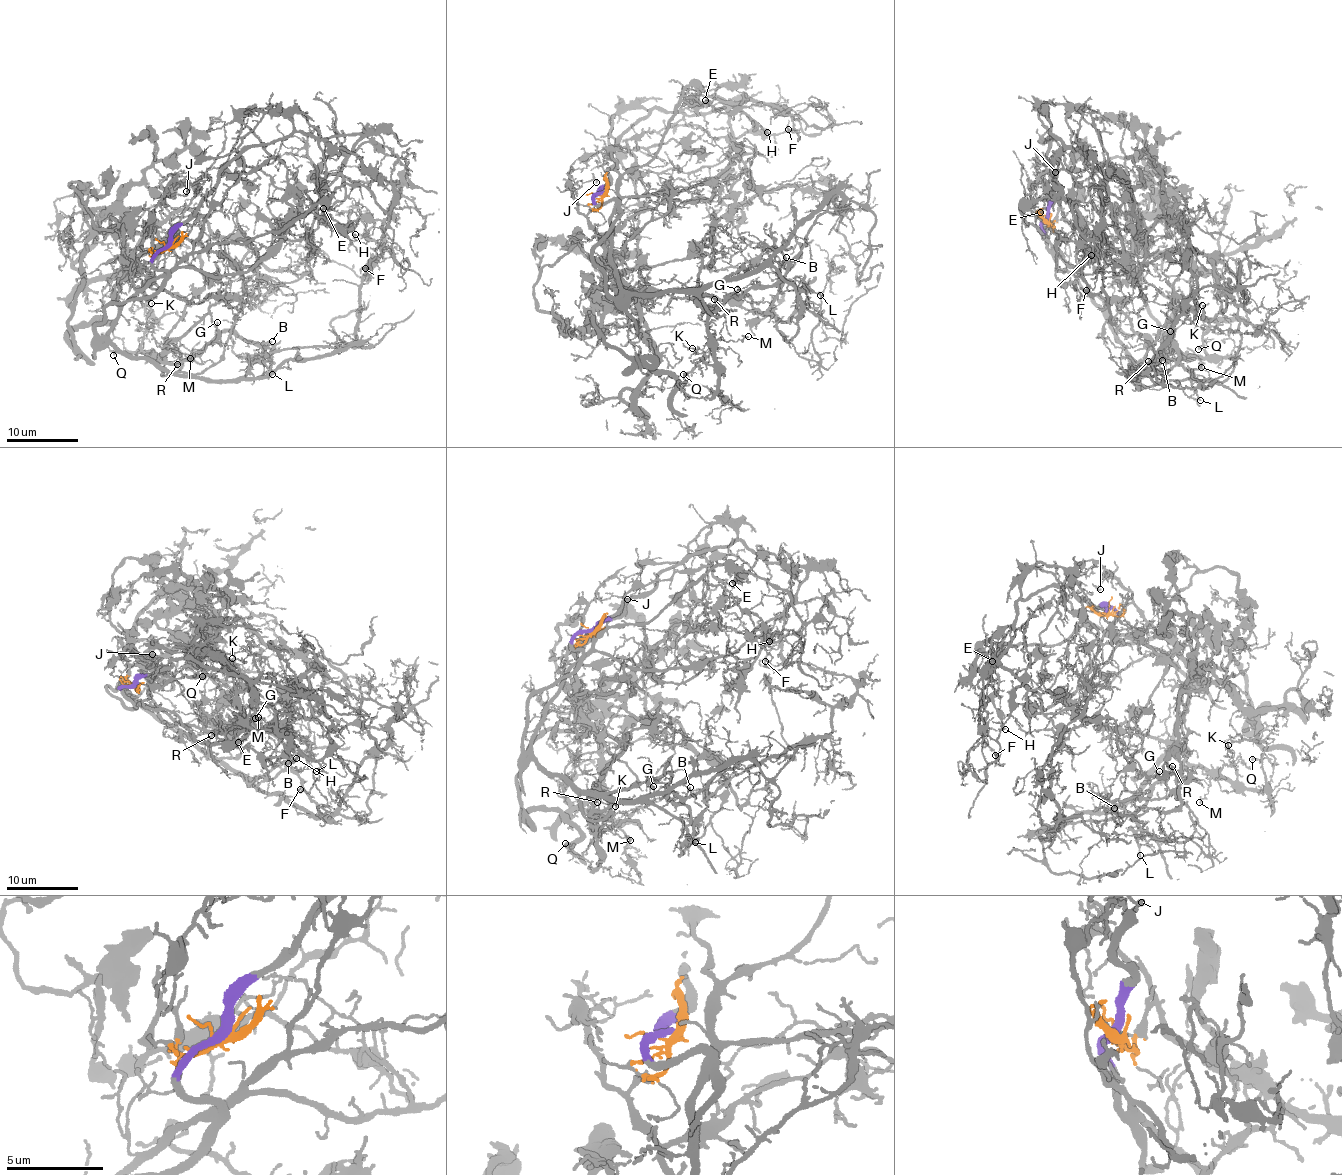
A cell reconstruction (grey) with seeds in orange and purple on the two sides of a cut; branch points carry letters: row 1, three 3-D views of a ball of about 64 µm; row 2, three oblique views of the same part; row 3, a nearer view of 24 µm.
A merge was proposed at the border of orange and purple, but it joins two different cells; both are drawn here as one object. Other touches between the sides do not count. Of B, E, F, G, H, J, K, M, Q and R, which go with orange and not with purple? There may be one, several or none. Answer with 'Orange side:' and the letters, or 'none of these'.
Orange side: B, G, J, K, M, Q, R

